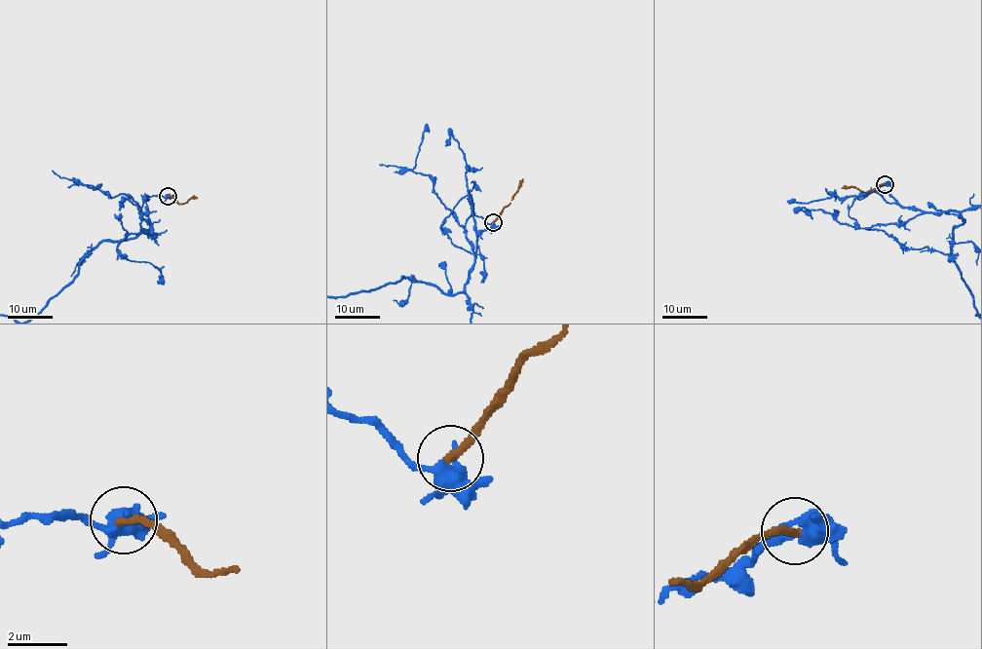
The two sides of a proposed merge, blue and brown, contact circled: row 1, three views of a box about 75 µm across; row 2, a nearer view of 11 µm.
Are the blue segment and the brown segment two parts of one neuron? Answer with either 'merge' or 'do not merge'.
do not merge

